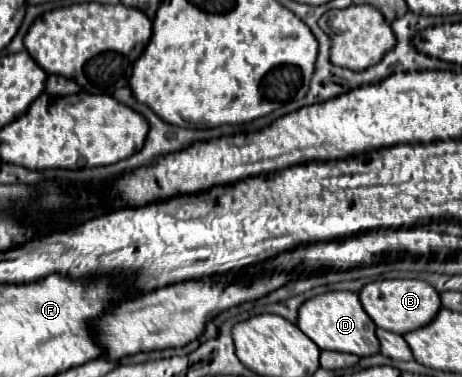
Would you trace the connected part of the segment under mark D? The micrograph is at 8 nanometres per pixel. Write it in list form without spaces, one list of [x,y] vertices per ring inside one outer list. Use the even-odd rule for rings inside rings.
[[[326,292],[322,296],[306,300],[298,310],[296,326],[320,348],[346,352],[356,356],[372,356],[378,352],[380,344],[376,338],[376,326],[362,310],[358,296],[354,292]]]

